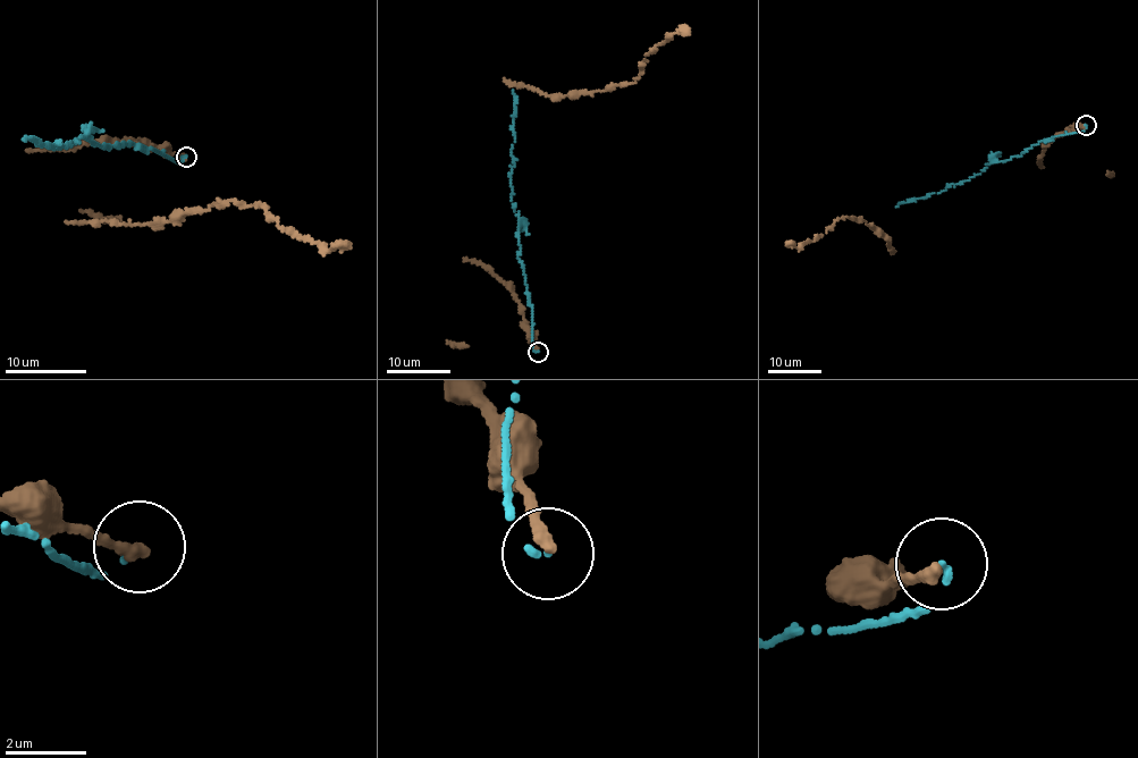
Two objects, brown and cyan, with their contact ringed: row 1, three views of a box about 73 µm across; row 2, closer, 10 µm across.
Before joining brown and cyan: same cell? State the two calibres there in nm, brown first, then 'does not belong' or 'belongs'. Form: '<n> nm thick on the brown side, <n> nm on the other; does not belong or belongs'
320 nm thick on the brown side, 140 nm on the other; does not belong

